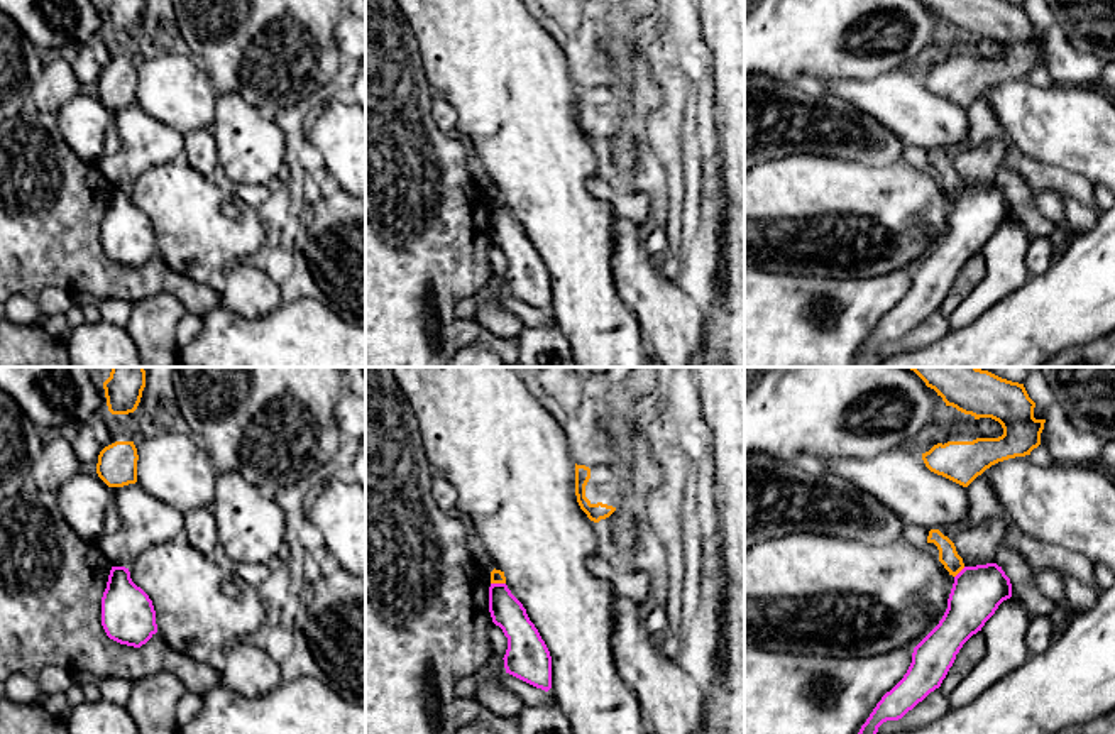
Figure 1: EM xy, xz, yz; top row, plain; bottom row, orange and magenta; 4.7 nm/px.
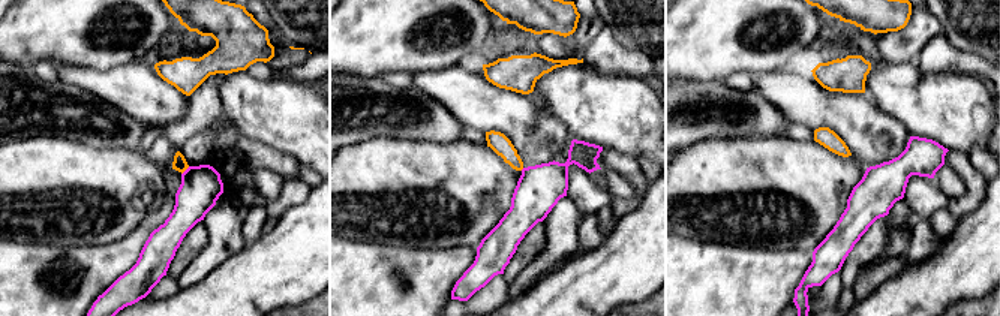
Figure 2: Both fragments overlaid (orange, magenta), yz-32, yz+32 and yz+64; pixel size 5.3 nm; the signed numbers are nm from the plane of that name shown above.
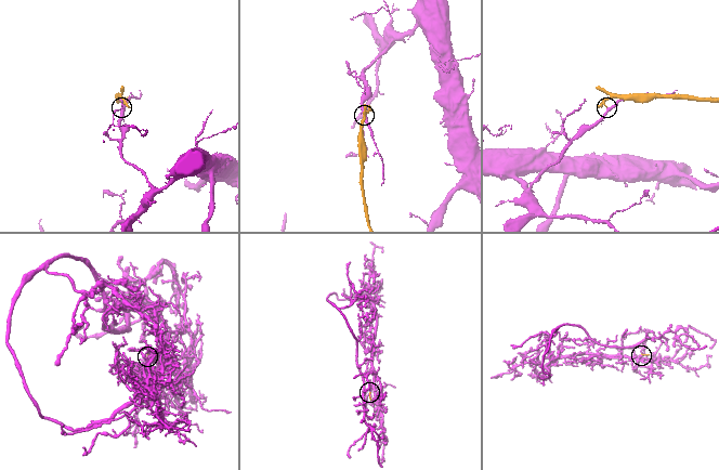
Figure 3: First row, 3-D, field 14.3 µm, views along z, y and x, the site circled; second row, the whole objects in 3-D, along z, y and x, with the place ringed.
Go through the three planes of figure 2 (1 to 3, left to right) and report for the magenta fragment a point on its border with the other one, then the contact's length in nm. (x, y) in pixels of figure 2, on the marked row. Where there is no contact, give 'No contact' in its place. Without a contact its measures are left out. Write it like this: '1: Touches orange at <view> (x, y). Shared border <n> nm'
1: Touches orange at yz-32 (185, 169). Shared border 60 nm
2: No contact
3: No contact

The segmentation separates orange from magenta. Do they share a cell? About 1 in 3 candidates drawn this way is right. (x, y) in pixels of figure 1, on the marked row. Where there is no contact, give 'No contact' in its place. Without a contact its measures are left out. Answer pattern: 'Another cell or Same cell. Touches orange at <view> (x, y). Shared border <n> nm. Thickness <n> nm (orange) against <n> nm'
Another cell. Touches orange at xz (498, 582). Shared border 70 nm. Thickness 60 nm (orange) against 160 nm

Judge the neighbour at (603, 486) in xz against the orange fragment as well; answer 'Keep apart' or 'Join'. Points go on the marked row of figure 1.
Join

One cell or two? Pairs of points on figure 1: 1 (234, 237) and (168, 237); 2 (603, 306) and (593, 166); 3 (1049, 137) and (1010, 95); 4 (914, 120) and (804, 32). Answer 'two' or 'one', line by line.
1: one
2: one
3: one
4: two

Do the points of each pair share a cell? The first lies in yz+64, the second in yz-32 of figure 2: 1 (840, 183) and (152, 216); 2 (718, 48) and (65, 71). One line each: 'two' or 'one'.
1: two
2: two

